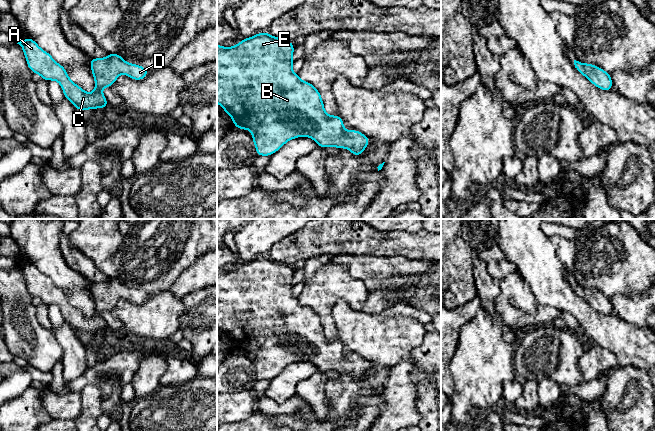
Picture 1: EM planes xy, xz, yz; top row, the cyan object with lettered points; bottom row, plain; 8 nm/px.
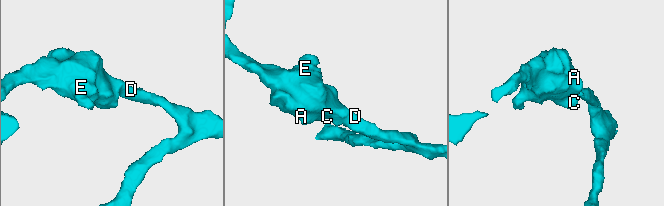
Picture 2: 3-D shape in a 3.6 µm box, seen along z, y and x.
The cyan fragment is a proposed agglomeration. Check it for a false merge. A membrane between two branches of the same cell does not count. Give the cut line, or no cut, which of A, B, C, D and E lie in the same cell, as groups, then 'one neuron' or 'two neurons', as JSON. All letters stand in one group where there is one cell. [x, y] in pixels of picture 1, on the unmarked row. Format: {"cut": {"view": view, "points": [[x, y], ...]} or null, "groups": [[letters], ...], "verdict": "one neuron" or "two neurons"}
{"cut": null, "groups": [["A", "B", "C", "D", "E"]], "verdict": "one neuron"}

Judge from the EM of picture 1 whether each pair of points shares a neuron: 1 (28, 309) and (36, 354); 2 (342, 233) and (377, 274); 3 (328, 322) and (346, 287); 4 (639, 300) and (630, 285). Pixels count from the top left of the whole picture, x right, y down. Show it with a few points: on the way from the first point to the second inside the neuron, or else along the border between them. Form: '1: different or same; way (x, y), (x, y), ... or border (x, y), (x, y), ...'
1: same; way (28, 320), (28, 338), (33, 343)
2: different; border (383, 255), (340, 254), (337, 256)
3: same; way (325, 313), (325, 305), (337, 293)
4: different; border (644, 291), (629, 294), (616, 293), (612, 297)

